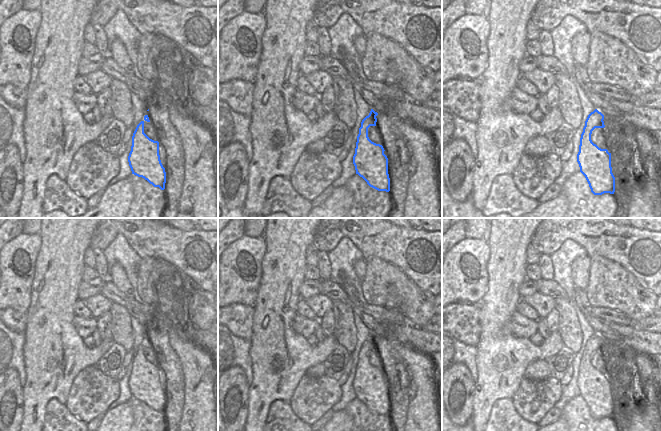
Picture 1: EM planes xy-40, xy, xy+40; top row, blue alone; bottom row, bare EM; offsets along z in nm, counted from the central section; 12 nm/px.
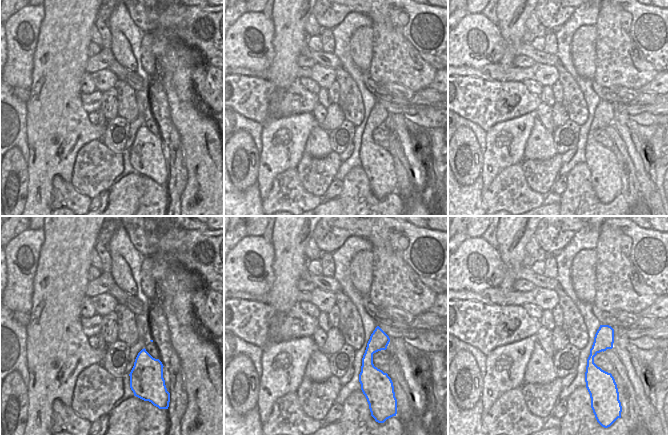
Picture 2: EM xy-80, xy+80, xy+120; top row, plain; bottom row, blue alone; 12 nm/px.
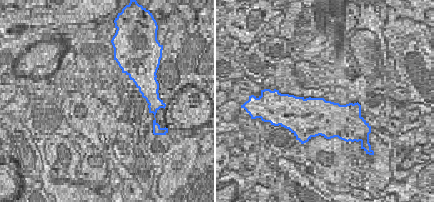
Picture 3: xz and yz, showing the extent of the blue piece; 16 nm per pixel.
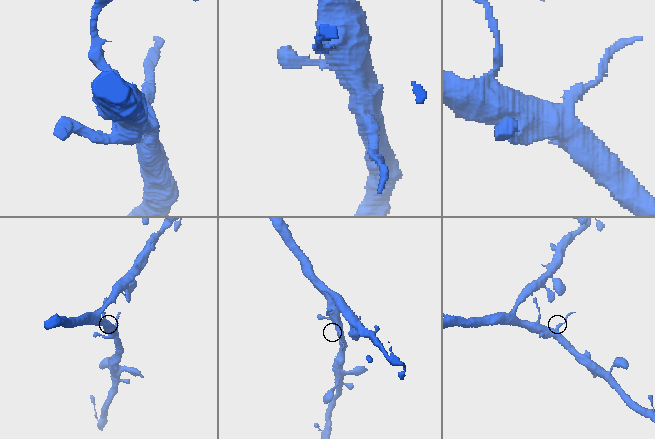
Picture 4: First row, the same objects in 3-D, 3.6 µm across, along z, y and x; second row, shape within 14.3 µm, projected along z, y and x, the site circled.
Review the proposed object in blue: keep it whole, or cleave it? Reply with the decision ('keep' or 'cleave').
cleave

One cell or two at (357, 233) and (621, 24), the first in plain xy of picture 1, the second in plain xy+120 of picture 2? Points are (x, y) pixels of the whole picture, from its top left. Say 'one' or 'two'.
two

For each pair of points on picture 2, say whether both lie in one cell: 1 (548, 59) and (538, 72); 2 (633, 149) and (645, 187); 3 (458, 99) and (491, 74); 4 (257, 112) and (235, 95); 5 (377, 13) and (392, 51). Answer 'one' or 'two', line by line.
1: two
2: one
3: two
4: one
5: two

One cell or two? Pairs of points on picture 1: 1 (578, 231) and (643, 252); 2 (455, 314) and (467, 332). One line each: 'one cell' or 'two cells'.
1: one cell
2: one cell

